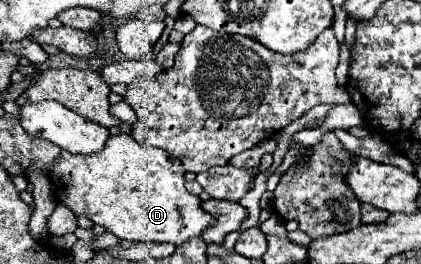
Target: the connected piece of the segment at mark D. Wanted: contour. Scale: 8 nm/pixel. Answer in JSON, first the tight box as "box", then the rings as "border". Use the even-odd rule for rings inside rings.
{"box":[49,133,217,245],"border":[[[119,133],[111,135],[101,153],[93,155],[71,155],[61,151],[57,165],[51,169],[49,177],[55,181],[55,197],[59,203],[71,207],[75,215],[87,215],[95,225],[103,225],[119,239],[129,241],[151,241],[151,243],[173,243],[181,245],[191,237],[199,237],[207,227],[215,225],[217,219],[211,217],[203,207],[197,195],[187,193],[185,189],[185,171],[181,161],[171,157],[167,151],[153,145],[139,145],[131,135]]]}

